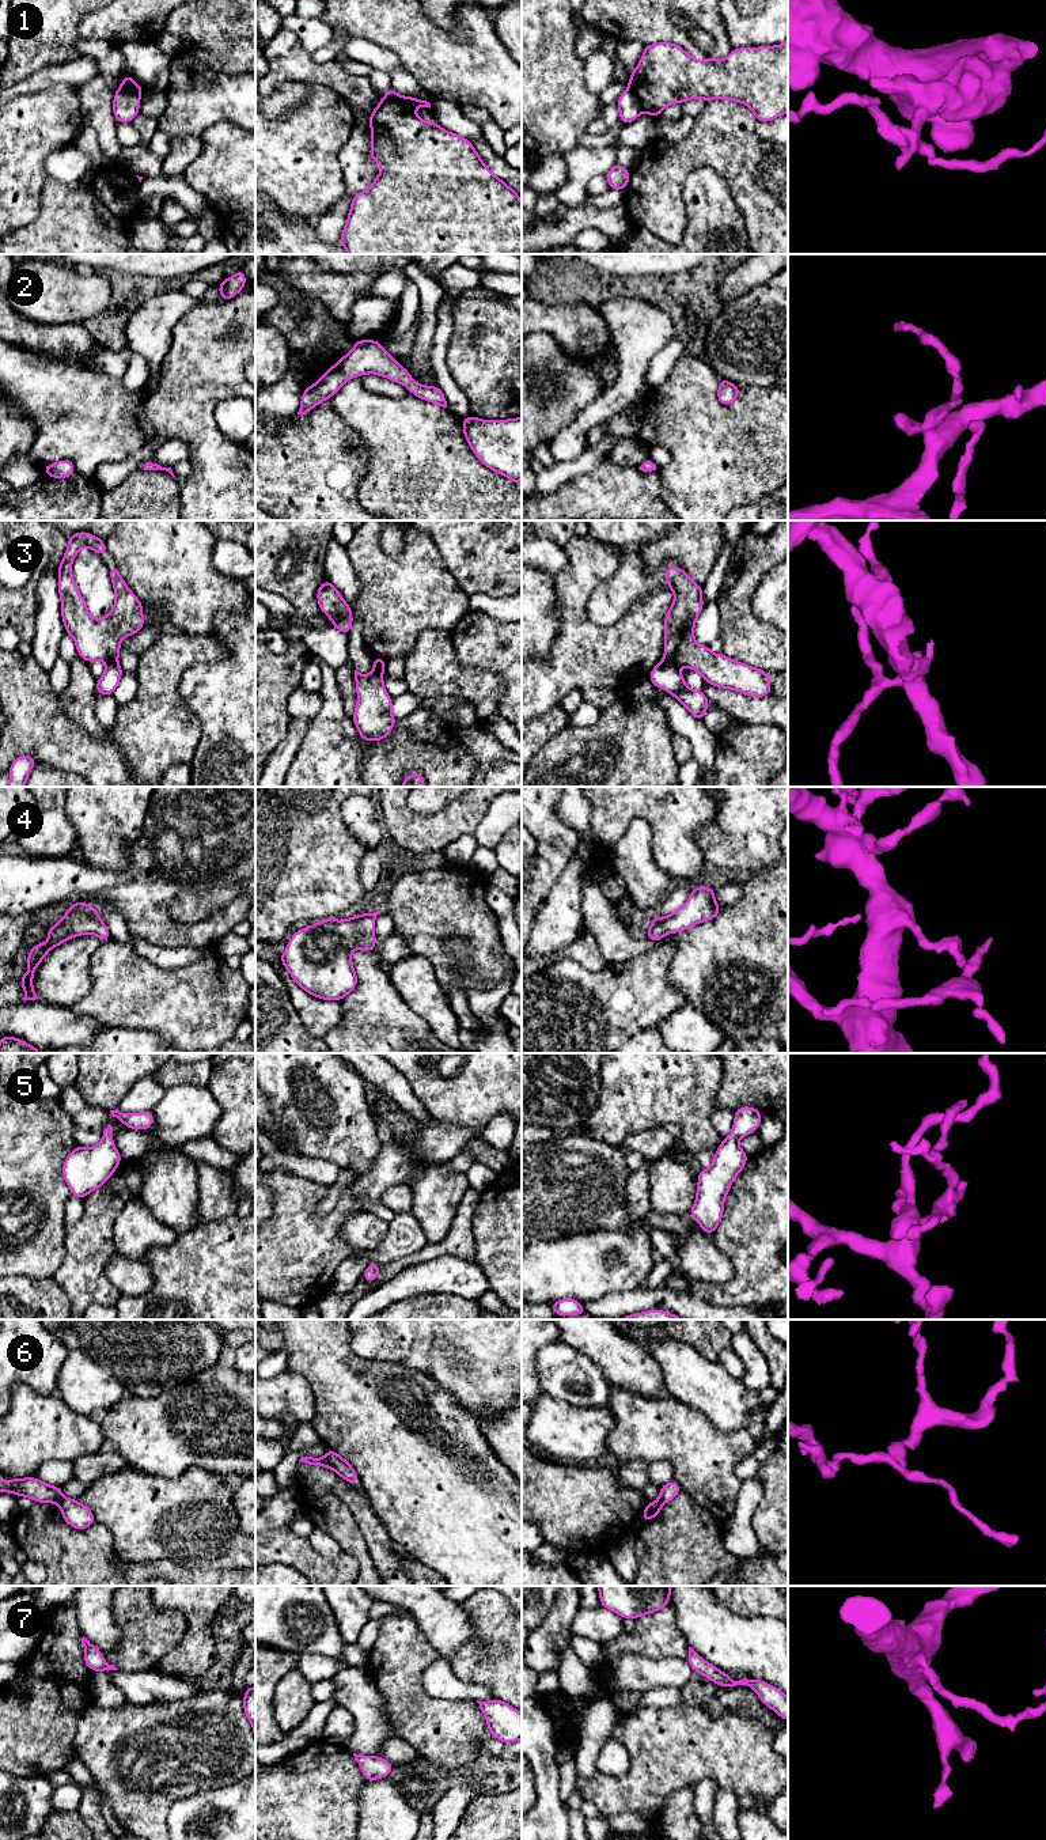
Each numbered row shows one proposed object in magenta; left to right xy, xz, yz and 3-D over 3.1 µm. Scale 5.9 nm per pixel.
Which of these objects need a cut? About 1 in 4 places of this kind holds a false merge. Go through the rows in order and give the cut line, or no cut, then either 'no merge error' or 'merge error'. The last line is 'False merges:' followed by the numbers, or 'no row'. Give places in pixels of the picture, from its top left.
1: cut in yz along (628, 87), (637, 98), (643, 110); merge error
2: no cut; no merge error
3: cut in yz along (664, 658), (677, 666); merge error
4: no cut; no merge error
5: no cut; no merge error
6: cut in xz along (323, 1457), (334, 1469); merge error
7: no cut; no merge error
False merges: 1, 3, 6

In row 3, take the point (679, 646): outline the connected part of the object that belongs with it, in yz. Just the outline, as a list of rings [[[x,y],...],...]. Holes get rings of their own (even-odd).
[[[666,565],[666,586],[675,594],[674,602],[664,616],[664,659],[697,670],[706,684],[717,688],[742,692],[750,697],[763,697],[772,693],[770,675],[761,669],[729,659],[723,654],[713,654],[708,645],[697,645],[694,624],[704,609],[702,586],[694,583],[687,572],[674,565]]]

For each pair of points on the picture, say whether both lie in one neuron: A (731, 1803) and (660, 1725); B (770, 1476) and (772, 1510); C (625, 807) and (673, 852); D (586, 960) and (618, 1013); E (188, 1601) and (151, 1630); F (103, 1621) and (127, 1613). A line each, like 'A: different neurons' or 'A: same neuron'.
A: different neurons
B: same neuron
C: same neuron
D: different neurons
E: different neurons
F: different neurons

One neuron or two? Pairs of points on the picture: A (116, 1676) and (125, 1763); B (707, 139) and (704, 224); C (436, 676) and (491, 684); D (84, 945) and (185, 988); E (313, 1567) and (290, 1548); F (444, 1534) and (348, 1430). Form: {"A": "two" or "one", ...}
{"A": "two", "B": "two", "C": "one", "D": "two", "E": "one", "F": "one"}

